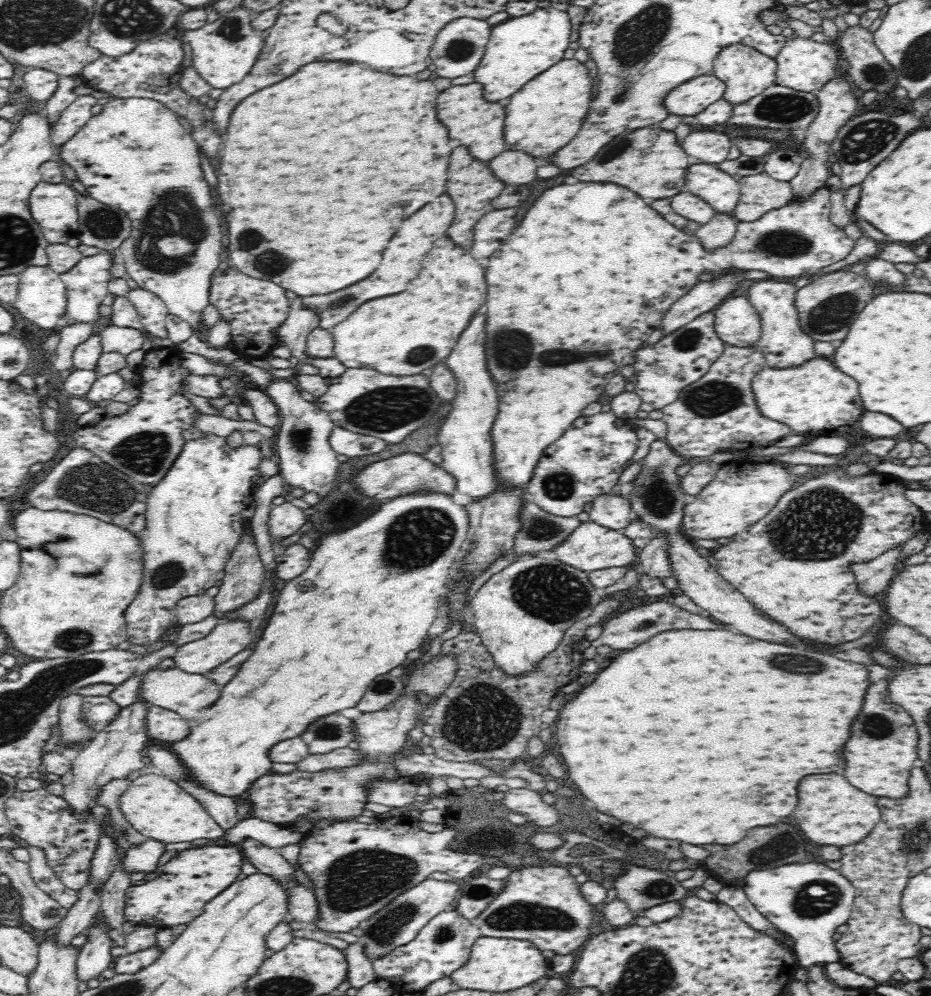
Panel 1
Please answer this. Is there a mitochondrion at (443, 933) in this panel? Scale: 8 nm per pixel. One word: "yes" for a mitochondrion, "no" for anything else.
yes

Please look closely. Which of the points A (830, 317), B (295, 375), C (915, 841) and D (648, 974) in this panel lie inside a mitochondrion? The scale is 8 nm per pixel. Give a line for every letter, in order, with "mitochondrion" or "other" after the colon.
A: mitochondrion
B: other
C: mitochondrion
D: mitochondrion

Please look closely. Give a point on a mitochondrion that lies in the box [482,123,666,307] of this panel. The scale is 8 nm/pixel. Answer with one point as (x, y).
(624, 143)

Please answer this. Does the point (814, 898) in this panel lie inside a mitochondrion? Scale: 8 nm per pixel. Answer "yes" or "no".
yes

